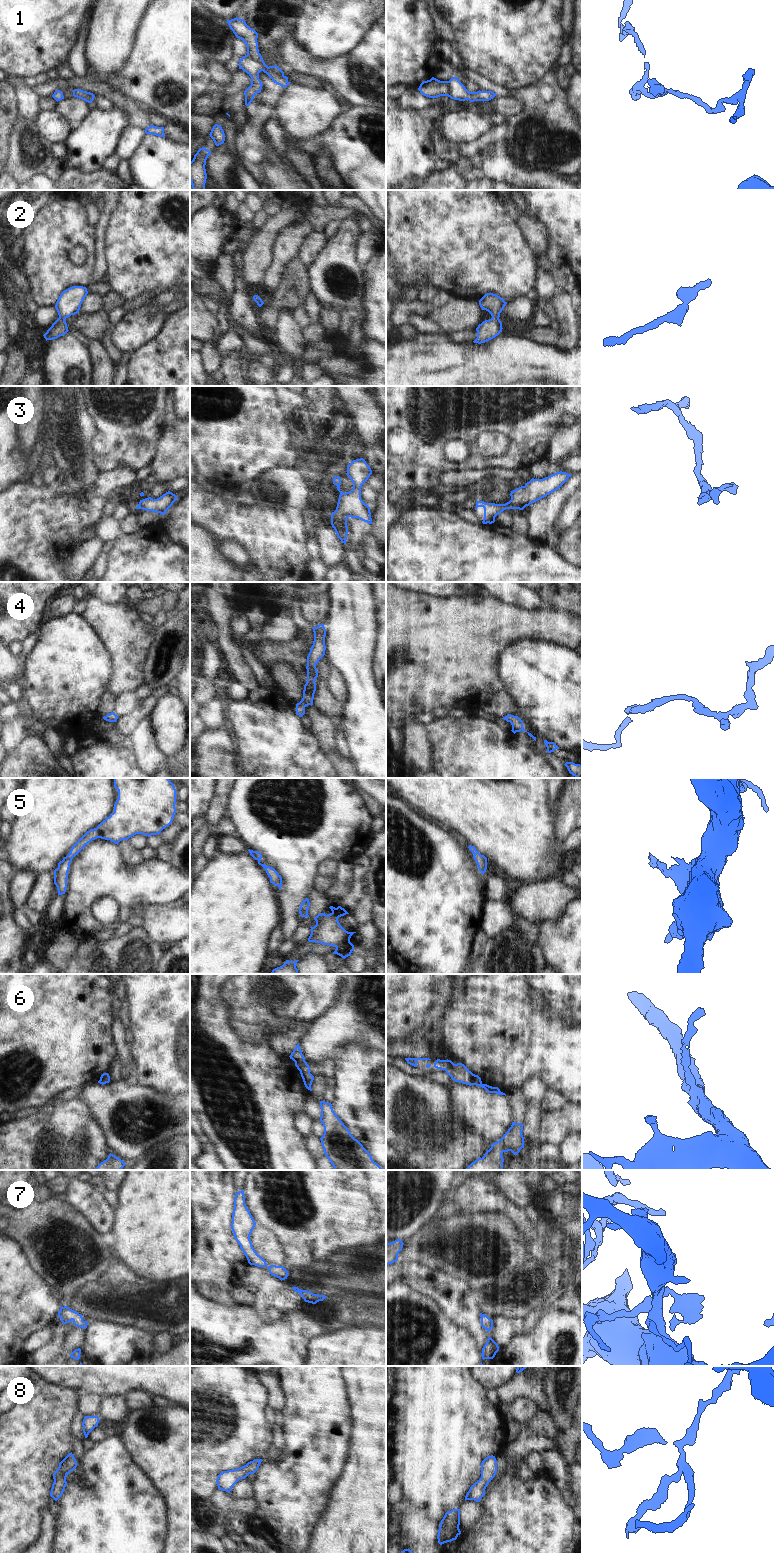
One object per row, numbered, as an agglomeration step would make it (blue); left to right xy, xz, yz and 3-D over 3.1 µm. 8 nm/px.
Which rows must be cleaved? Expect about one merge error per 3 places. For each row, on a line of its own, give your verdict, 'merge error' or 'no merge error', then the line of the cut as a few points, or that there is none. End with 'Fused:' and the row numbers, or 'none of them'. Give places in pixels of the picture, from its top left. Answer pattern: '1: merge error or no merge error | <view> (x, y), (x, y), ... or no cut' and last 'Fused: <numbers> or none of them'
1: no merge error | no cut
2: no merge error | no cut
3: no merge error | no cut
4: no merge error | no cut
5: no merge error | no cut
6: merge error | yz (472, 1074), (474, 1084)
7: no merge error | no cut
8: no merge error | no cut
Fused: 6

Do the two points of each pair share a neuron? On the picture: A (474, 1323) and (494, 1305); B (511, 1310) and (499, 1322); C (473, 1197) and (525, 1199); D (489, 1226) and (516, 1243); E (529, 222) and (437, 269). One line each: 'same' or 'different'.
A: different
B: different
C: different
D: same
E: different

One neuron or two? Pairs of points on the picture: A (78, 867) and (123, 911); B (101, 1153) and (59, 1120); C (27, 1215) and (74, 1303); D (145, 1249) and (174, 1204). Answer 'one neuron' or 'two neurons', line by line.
A: one neuron
B: one neuron
C: two neurons
D: one neuron

